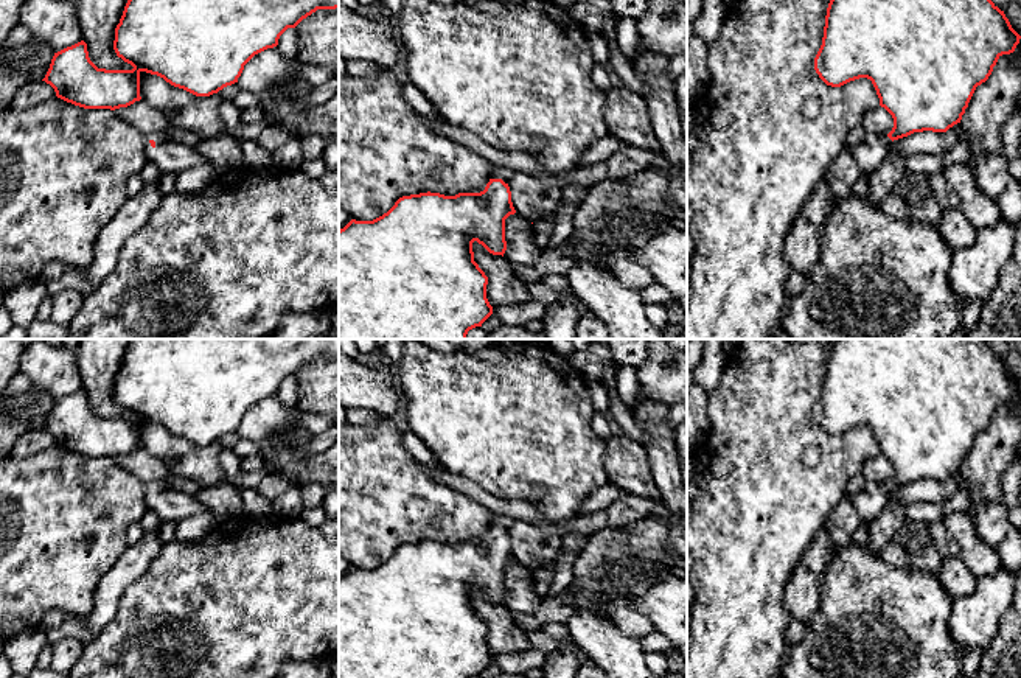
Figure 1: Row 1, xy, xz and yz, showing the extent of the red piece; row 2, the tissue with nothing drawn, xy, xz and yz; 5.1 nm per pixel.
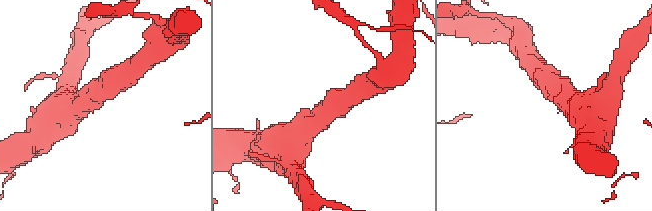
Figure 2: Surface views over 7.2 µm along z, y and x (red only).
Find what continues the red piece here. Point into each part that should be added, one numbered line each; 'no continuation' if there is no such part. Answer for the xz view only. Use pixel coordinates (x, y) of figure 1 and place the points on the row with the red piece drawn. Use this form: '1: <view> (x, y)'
1: xz (498, 173)

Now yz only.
1: yz (871, 154)

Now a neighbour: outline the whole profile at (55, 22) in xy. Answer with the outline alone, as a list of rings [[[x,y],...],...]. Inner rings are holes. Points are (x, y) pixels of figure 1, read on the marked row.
[[[25,0],[19,20],[34,37],[50,44],[54,53],[82,40],[78,16],[68,0]]]

